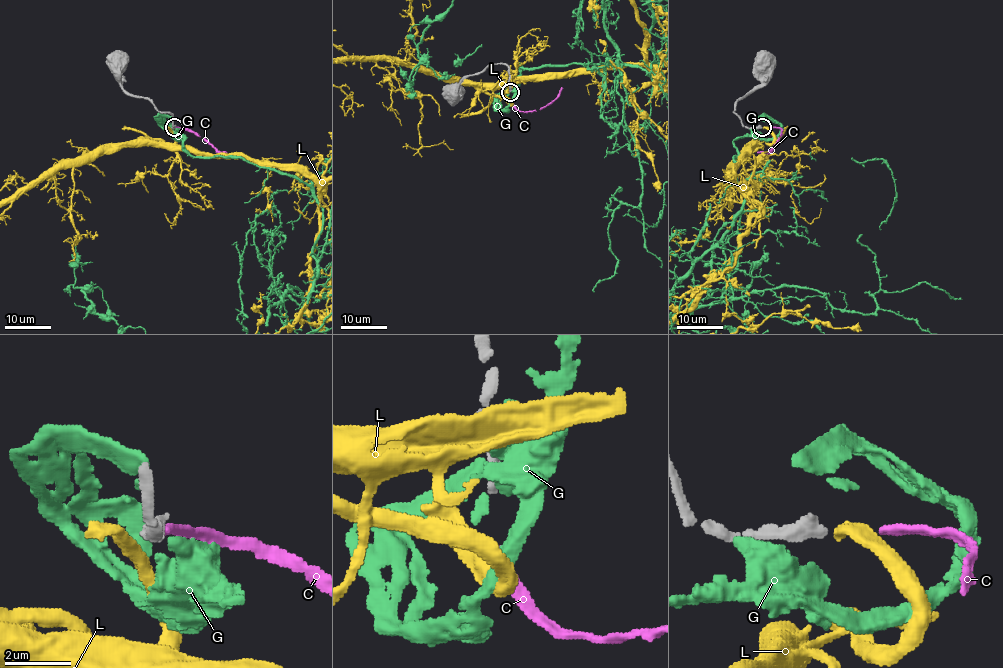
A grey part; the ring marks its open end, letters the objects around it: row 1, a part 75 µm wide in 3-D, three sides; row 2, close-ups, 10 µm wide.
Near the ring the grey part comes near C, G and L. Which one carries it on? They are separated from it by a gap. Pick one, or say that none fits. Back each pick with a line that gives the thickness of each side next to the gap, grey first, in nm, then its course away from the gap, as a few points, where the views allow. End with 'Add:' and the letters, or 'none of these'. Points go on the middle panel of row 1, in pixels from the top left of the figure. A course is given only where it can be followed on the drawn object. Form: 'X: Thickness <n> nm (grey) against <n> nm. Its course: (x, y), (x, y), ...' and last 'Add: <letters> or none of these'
C: Thickness 380 nm (grey) against 320 nm
Add: C

